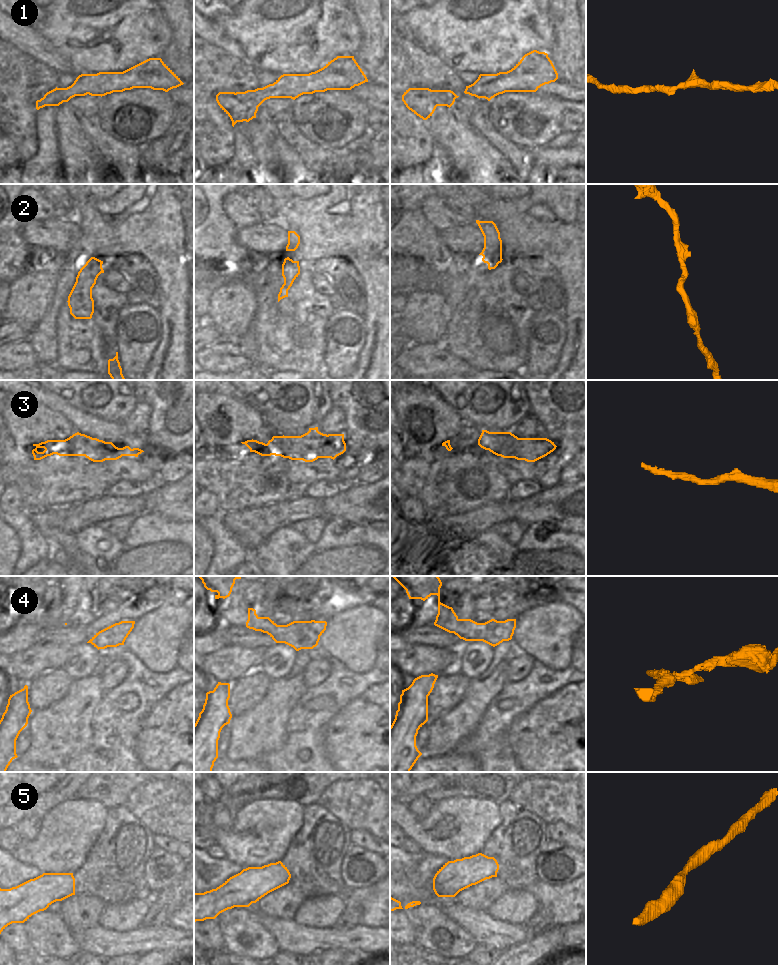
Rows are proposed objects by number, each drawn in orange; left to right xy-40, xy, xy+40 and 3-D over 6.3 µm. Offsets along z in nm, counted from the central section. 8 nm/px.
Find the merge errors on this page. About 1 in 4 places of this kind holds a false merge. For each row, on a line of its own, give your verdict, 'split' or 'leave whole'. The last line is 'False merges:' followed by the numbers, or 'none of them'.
1: leave whole
2: leave whole
3: leave whole
4: split
5: leave whole
False merges: 4

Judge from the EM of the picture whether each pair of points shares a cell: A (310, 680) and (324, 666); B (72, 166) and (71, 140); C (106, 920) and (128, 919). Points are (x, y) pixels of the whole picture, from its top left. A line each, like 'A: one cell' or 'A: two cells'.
A: one cell
B: one cell
C: one cell

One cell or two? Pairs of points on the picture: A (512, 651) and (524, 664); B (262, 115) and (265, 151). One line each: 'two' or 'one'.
A: two
B: one

